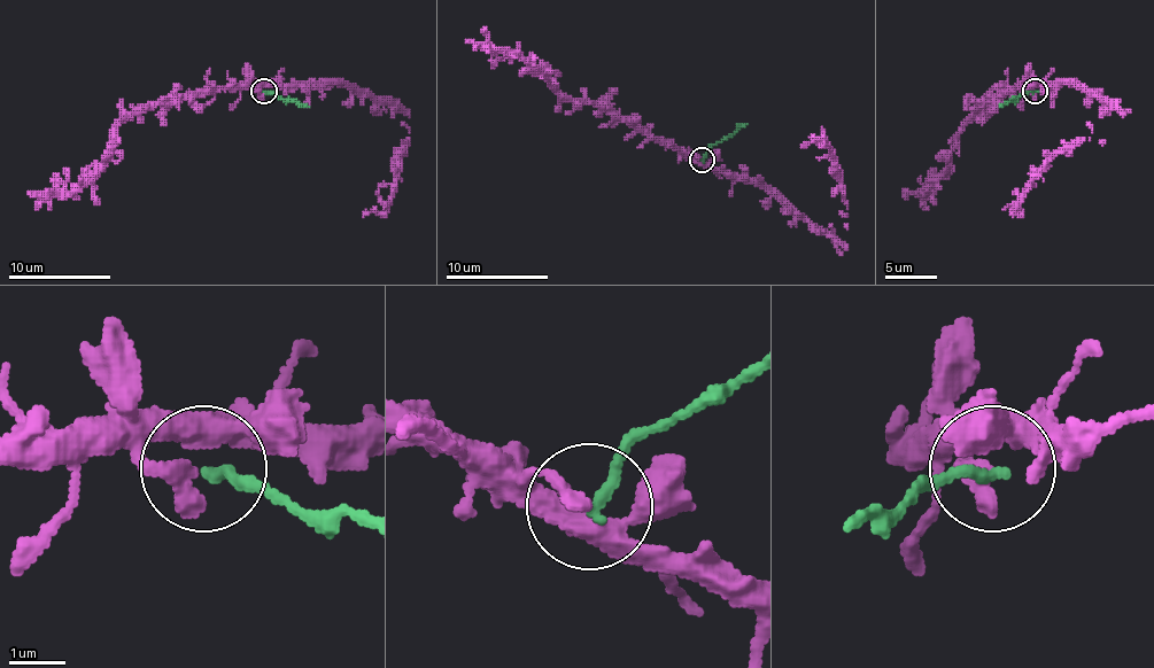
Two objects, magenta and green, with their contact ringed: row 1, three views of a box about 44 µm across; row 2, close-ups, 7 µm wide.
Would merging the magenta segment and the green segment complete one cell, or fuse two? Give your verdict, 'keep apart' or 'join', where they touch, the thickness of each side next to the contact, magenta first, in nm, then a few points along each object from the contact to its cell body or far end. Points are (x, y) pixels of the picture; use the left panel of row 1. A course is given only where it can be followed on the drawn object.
keep apart; at (264, 91); 360 nm thick on the magenta side, 200 nm on the other; magenta runs (263, 92), (261, 86), (353, 84), (392, 107), (409, 130), (396, 192), (381, 211), (368, 211), (363, 217); green runs (263, 92), (309, 107)

